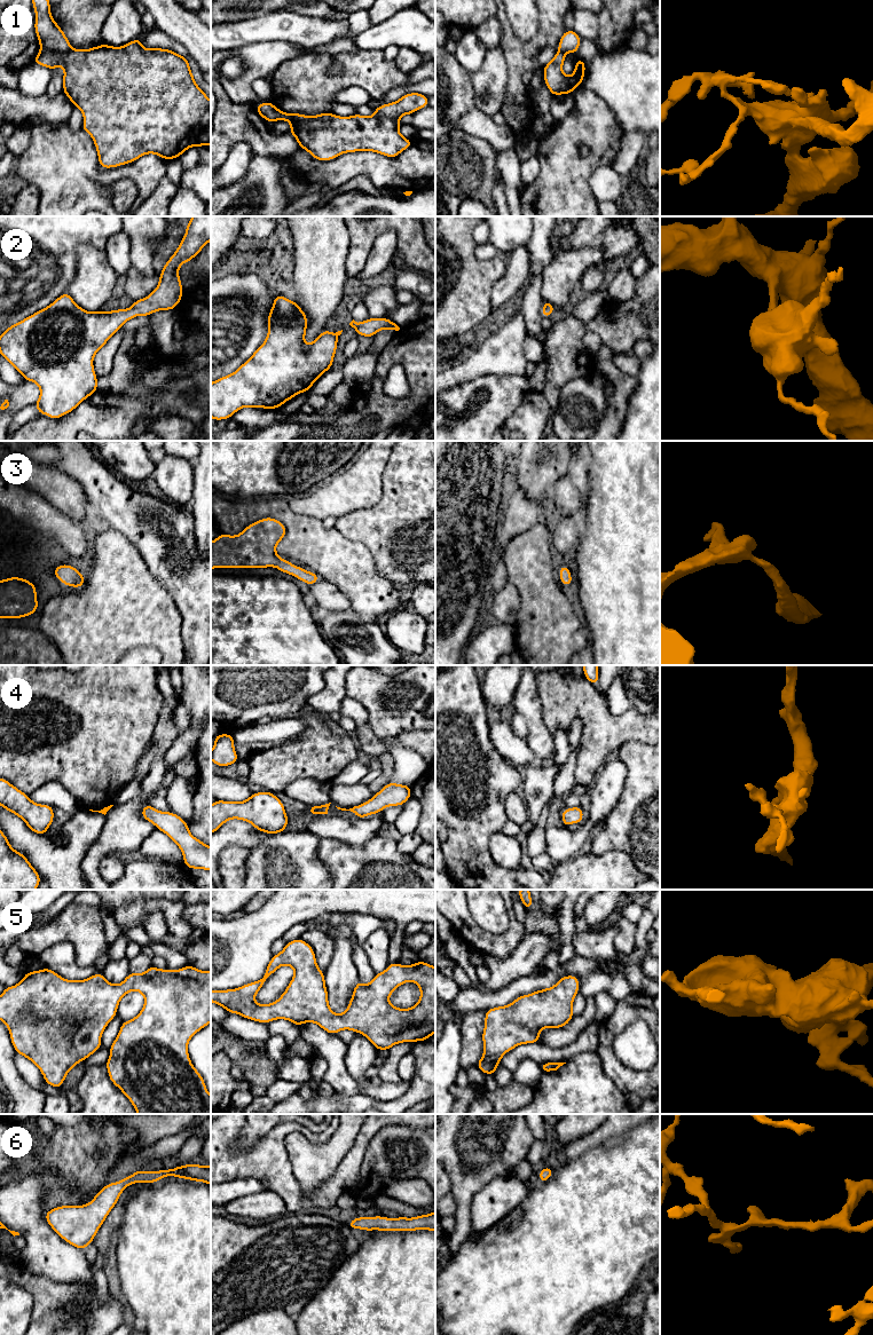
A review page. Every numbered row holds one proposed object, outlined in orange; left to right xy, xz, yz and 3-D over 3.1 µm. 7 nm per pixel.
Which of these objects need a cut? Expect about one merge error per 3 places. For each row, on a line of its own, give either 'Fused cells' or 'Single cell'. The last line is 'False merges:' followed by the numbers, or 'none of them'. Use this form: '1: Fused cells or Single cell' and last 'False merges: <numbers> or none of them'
1: Fused cells
2: Single cell
3: Single cell
4: Single cell
5: Single cell
6: Single cell
False merges: 1

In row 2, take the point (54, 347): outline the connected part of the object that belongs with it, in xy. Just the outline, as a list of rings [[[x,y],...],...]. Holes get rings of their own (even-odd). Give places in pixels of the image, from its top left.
[[[192,216],[187,222],[179,247],[163,267],[157,287],[144,299],[134,301],[131,308],[91,313],[79,307],[66,291],[46,308],[10,325],[0,335],[1,357],[23,374],[24,381],[33,381],[39,386],[40,396],[34,405],[40,416],[58,419],[97,392],[97,376],[93,365],[95,354],[135,316],[173,310],[183,295],[179,268],[191,261],[210,240],[211,216]]]

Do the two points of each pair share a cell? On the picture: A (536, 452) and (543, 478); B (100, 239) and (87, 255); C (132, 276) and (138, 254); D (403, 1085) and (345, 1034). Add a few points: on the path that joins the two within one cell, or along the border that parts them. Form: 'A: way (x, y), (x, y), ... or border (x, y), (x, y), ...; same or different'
A: way (540, 458), (540, 472); same
B: border (103, 249), (80, 244), (77, 249), (76, 266); different
C: border (132, 266), (143, 276), (157, 274); different
D: border (337, 1034), (346, 1043); different

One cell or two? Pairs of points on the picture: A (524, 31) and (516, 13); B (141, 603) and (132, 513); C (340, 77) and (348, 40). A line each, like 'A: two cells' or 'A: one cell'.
A: one cell
B: two cells
C: two cells

